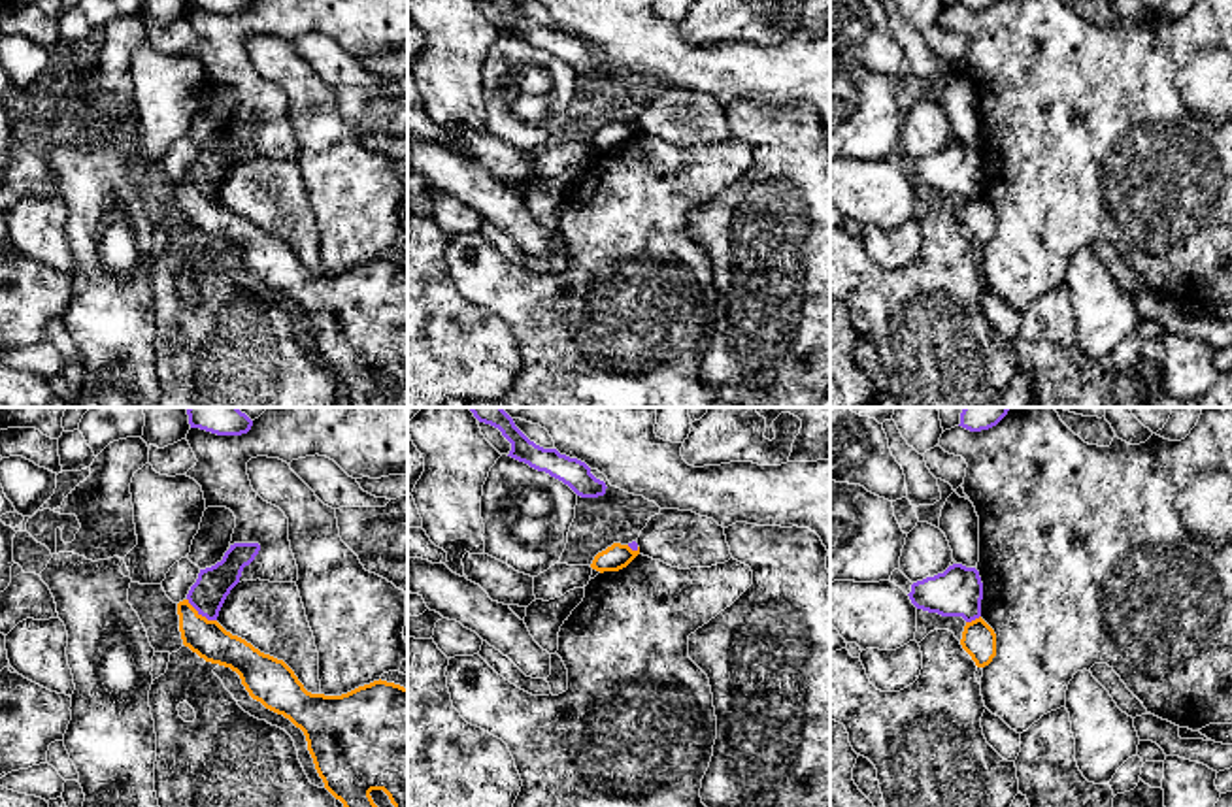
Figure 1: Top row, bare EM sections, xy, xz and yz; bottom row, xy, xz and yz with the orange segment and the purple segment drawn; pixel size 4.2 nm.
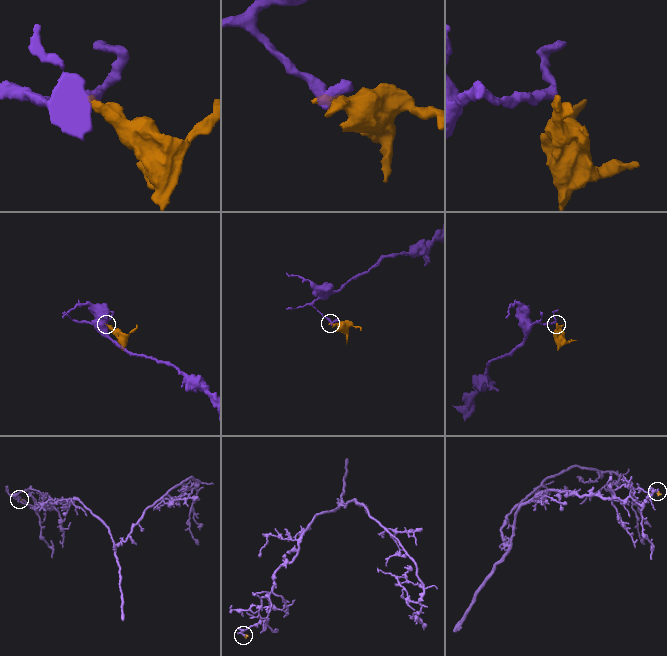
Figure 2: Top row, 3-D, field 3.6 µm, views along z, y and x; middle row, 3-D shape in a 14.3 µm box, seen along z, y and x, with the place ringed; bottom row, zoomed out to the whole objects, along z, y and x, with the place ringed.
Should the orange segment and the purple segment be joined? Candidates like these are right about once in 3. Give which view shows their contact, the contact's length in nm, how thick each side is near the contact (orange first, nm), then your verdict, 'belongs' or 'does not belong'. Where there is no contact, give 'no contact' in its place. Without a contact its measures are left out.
contact in xy; length 160 nm; calibres 160 and 150 nm; does not belong

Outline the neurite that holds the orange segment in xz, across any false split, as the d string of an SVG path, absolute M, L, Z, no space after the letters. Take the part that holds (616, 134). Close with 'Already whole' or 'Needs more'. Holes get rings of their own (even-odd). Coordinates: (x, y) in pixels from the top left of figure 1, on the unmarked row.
M613 121L606 128L598 130L591 141L592 147L619 149L626 145L640 132L640 124L632 128L628 123Z. Already whole

